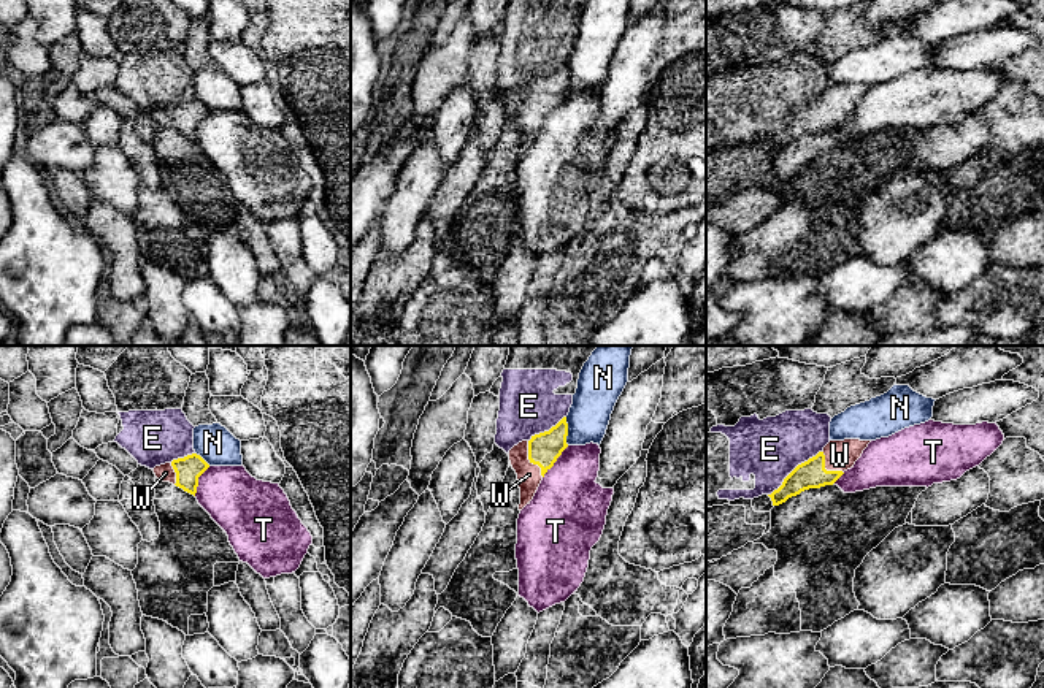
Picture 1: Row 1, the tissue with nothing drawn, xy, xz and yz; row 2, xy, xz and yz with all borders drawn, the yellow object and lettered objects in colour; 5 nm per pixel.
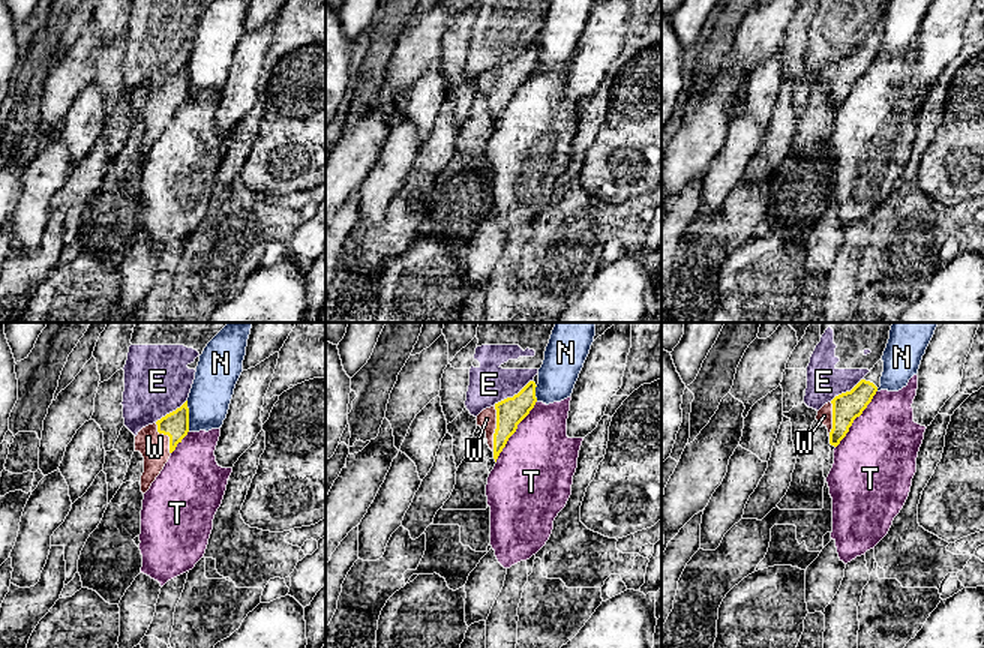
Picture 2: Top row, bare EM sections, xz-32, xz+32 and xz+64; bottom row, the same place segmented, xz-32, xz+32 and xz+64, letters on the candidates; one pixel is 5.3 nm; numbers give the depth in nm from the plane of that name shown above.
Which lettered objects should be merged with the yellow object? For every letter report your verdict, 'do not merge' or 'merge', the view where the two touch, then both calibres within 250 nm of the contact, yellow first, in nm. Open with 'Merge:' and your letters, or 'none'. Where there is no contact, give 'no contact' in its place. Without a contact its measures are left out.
Merge: W
E: do not merge | yz | 140/320 nm
N: do not merge | xz | 160/220 nm
T: do not merge | xz | 160/380 nm
W: merge | xz | 160/120 nm

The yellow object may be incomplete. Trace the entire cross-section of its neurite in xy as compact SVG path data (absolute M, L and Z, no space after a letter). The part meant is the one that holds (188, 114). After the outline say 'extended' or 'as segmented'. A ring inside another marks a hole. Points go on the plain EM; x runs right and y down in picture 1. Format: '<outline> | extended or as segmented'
M197 98L155 111L152 116L162 127L170 127L195 141L198 122L209 109Z | extended

